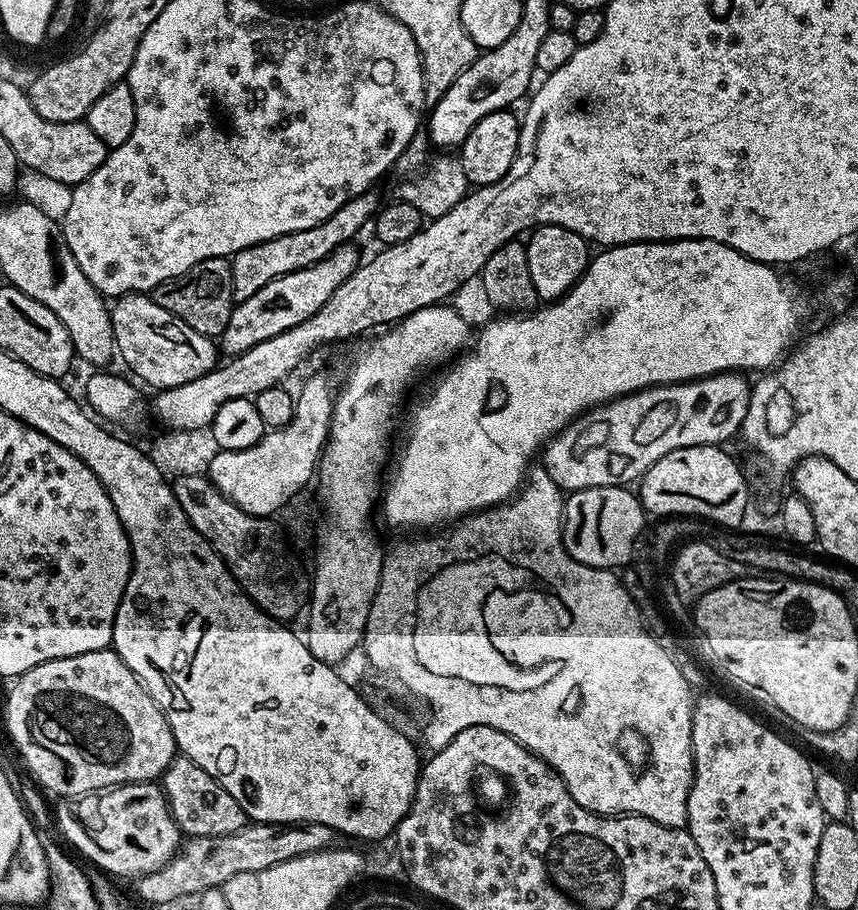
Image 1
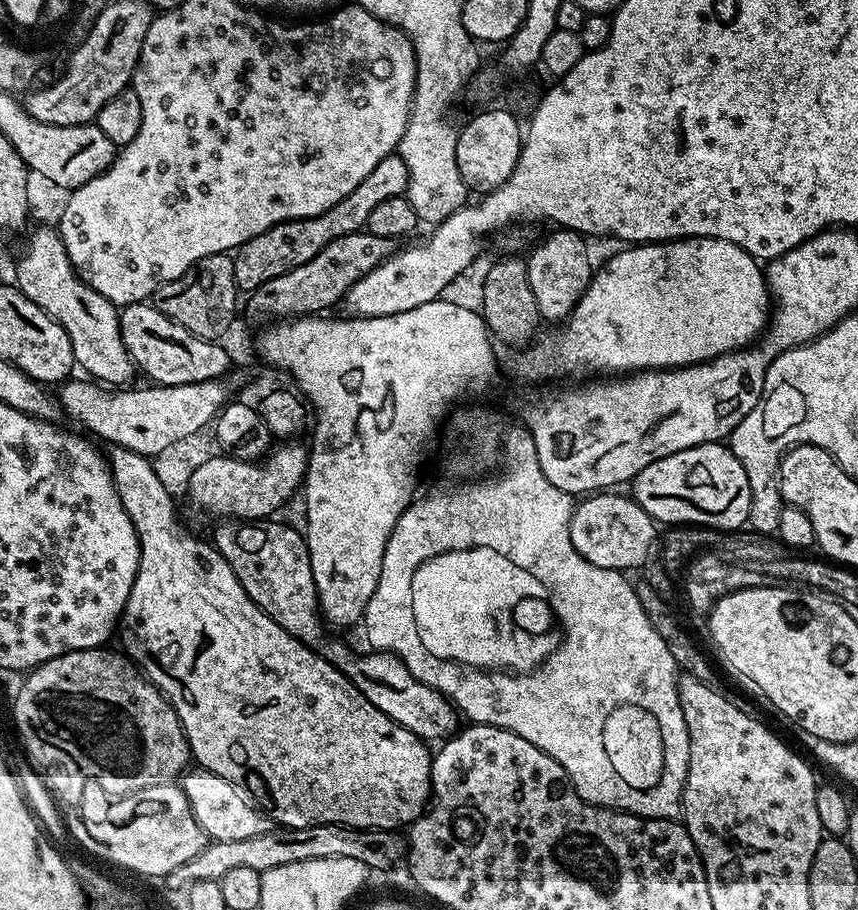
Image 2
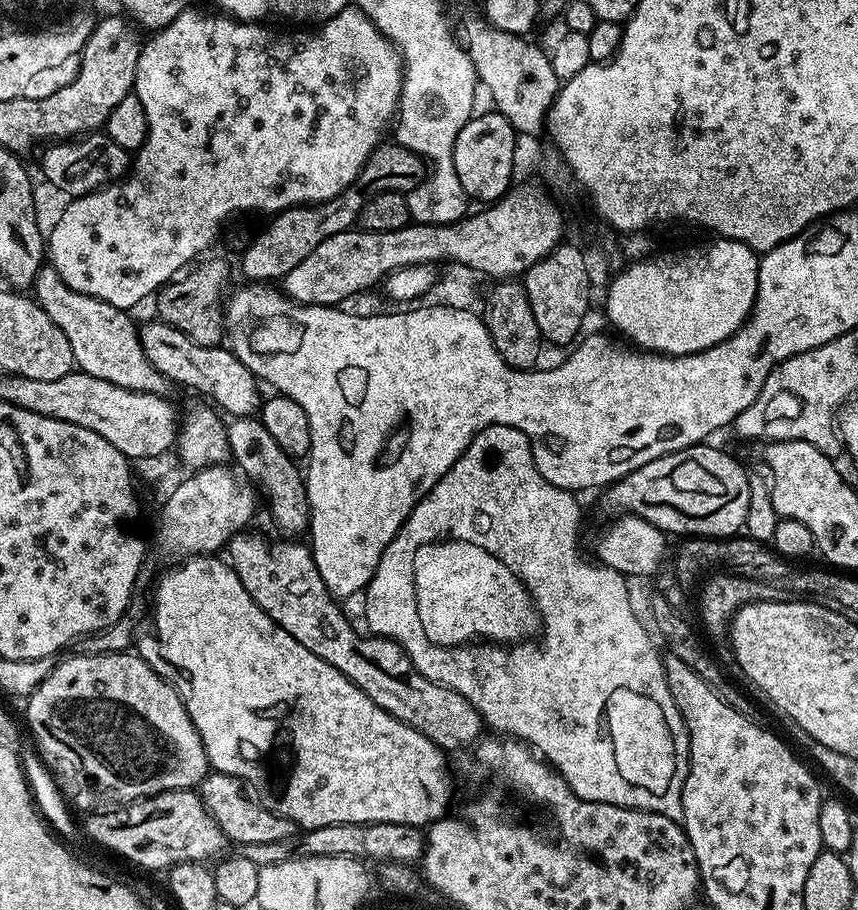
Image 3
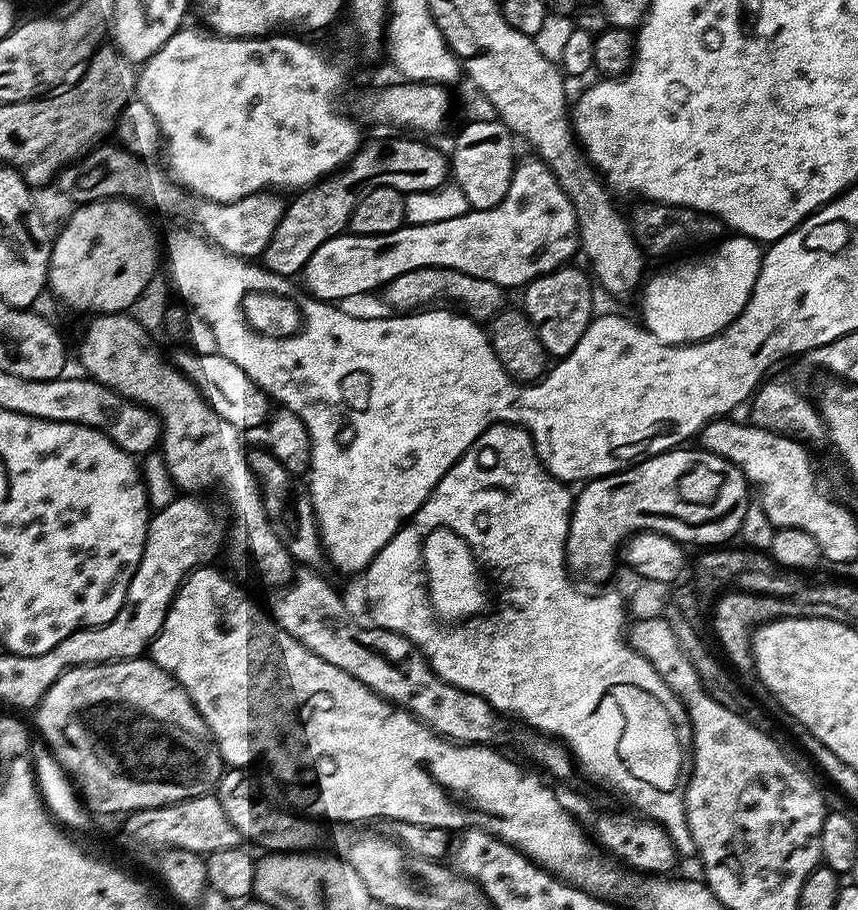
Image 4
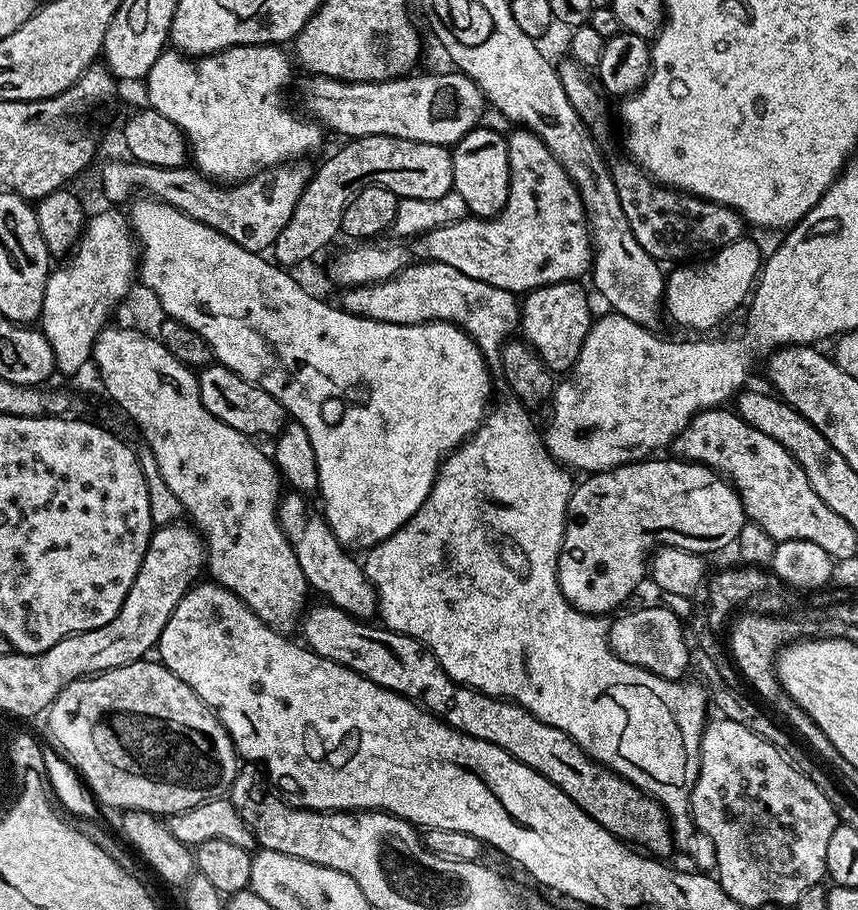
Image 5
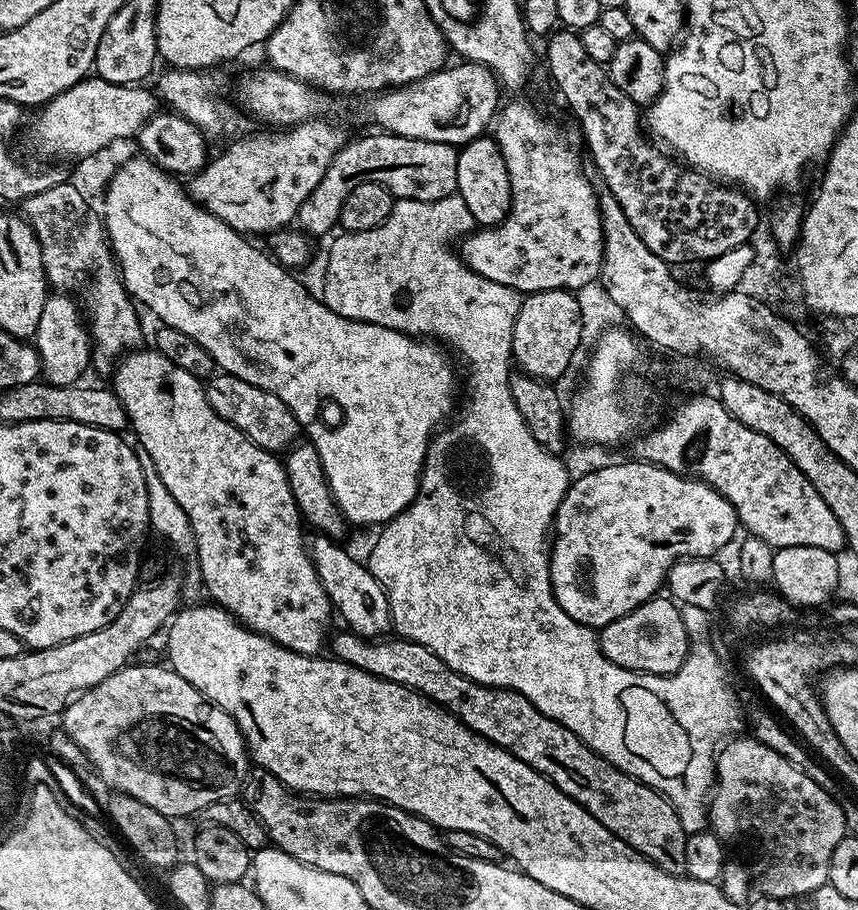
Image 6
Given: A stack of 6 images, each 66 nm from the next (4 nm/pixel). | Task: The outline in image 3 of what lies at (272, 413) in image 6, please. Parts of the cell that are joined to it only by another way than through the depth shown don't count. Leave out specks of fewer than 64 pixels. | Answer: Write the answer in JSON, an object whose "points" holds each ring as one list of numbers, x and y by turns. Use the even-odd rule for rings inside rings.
{"points":[[163,322,148,324,139,329,140,345,153,366,173,385,181,384,184,388,193,388,204,396,209,396,211,403,221,413,229,417,251,416,262,403,261,385,256,375,238,359,227,347,211,348,198,346,198,342,190,342,186,334,174,330]]}

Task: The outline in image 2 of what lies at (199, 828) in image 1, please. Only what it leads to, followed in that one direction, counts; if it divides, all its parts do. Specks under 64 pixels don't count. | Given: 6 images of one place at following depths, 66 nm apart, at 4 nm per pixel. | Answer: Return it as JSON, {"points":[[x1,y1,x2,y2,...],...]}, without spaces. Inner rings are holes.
{"points":[[199,766,193,767,183,773,182,787,190,802,190,810,209,841,239,842,246,838,258,838,258,834,273,831,274,821,264,815,237,784,218,774,207,772]]}

